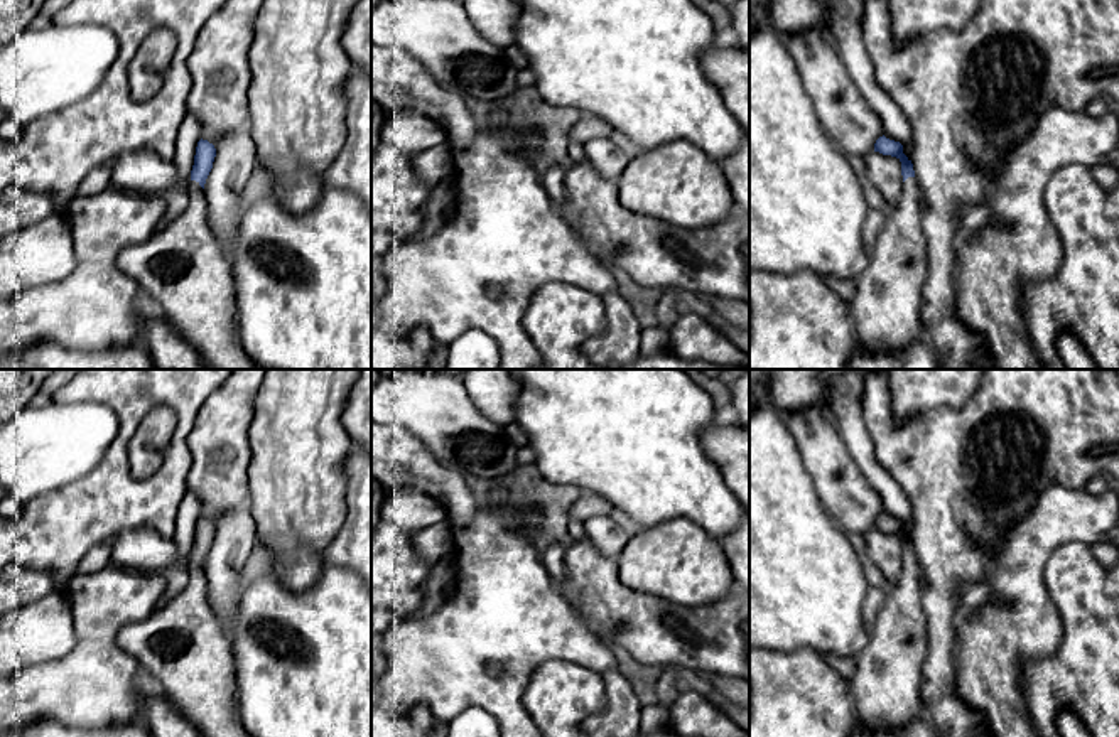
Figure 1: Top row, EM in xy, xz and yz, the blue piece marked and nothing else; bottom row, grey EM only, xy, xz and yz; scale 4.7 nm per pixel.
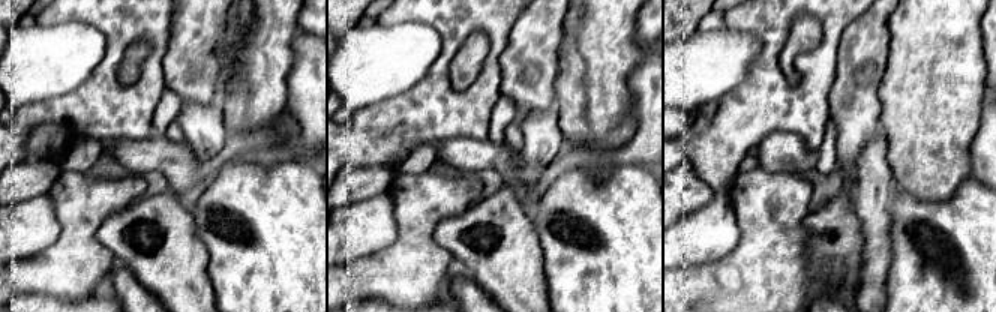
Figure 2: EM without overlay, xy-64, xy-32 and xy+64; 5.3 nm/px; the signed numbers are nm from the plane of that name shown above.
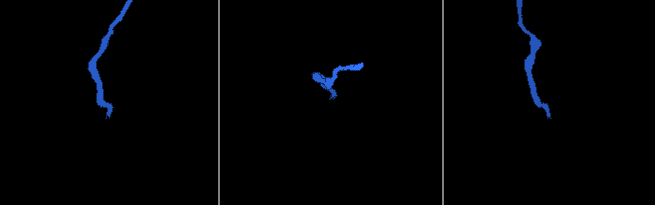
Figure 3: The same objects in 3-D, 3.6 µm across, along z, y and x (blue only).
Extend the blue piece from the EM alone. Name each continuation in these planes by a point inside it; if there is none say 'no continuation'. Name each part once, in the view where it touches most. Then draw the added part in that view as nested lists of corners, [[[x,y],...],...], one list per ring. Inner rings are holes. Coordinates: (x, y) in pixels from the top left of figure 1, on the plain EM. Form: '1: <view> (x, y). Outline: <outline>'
1: xy (183, 645). Outline: [[[192,558],[186,568],[189,584],[184,592],[160,602],[147,619],[123,626],[116,636],[118,646],[162,685],[165,698],[201,730],[203,737],[250,737],[238,713],[233,641],[209,604],[203,565]]]

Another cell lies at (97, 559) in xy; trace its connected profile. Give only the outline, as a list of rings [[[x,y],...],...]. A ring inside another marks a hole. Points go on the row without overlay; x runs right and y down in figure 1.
[[[101,541],[89,548],[81,558],[79,572],[98,572],[110,567],[110,541]]]

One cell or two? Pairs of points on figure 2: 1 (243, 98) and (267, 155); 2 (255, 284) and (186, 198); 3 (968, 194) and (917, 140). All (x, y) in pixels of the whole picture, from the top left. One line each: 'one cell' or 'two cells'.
1: two cells
2: two cells
3: two cells

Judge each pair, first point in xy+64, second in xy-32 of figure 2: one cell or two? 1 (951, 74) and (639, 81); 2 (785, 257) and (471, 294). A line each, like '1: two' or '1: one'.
1: two
2: two

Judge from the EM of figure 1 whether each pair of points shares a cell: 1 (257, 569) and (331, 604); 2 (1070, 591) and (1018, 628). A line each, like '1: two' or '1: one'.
1: two
2: two

